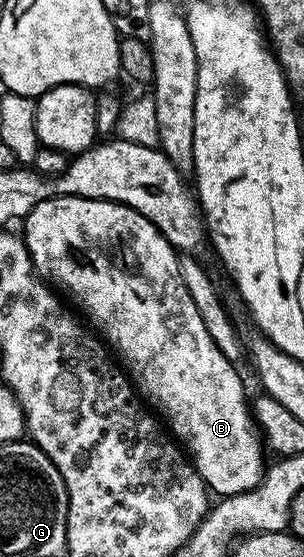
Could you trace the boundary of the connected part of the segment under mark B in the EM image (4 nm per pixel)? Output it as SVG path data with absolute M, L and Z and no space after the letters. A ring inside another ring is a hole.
M52 197L49 201L41 203L39 209L32 209L28 212L27 217L23 218L23 225L22 236L28 248L32 265L37 273L53 286L61 285L66 292L73 293L76 296L77 303L84 308L85 314L83 313L83 316L103 334L107 344L117 354L120 352L128 360L129 366L127 365L127 368L130 370L130 377L134 382L135 388L143 394L147 404L154 407L157 414L163 417L164 413L165 418L163 417L163 420L170 426L171 436L186 450L187 456L192 464L196 466L198 475L203 479L204 484L208 486L209 490L213 494L220 493L216 495L225 498L253 489L262 480L266 472L266 460L264 461L266 449L262 444L259 432L254 428L250 412L250 397L244 394L244 381L240 378L239 371L236 370L237 366L233 362L228 361L226 355L222 355L222 351L218 351L214 339L210 339L210 331L206 331L206 323L202 323L202 315L198 315L198 307L194 307L194 299L190 299L190 291L186 291L186 283L182 283L180 257L177 250L173 249L172 244L157 231L154 223L147 221L138 211L134 211L125 205L120 205L116 201L95 201L85 197Z

